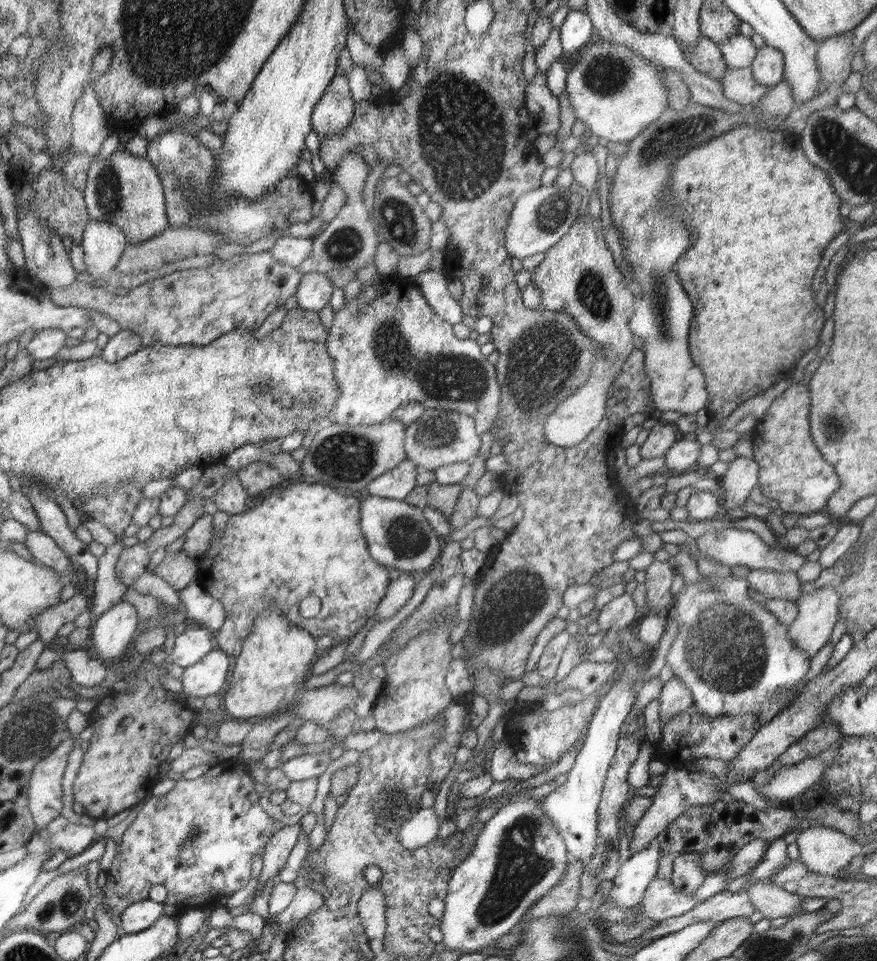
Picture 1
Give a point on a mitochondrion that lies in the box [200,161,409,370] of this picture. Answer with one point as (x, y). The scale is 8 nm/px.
(345, 244)

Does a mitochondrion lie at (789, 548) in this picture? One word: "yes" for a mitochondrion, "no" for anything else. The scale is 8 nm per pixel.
no

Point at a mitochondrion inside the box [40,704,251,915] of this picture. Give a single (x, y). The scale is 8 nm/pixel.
(196, 830)

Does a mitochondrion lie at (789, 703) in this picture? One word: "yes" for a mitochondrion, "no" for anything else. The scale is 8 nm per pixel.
no

